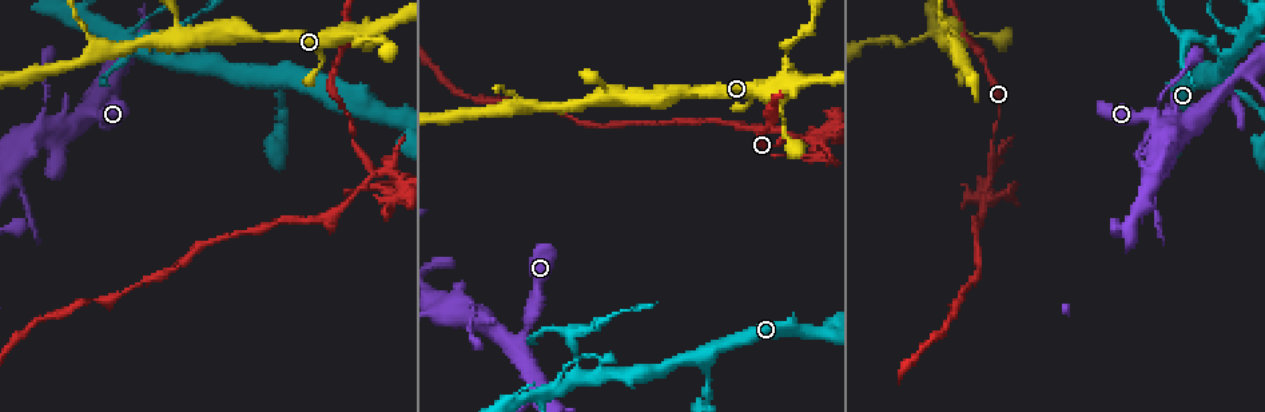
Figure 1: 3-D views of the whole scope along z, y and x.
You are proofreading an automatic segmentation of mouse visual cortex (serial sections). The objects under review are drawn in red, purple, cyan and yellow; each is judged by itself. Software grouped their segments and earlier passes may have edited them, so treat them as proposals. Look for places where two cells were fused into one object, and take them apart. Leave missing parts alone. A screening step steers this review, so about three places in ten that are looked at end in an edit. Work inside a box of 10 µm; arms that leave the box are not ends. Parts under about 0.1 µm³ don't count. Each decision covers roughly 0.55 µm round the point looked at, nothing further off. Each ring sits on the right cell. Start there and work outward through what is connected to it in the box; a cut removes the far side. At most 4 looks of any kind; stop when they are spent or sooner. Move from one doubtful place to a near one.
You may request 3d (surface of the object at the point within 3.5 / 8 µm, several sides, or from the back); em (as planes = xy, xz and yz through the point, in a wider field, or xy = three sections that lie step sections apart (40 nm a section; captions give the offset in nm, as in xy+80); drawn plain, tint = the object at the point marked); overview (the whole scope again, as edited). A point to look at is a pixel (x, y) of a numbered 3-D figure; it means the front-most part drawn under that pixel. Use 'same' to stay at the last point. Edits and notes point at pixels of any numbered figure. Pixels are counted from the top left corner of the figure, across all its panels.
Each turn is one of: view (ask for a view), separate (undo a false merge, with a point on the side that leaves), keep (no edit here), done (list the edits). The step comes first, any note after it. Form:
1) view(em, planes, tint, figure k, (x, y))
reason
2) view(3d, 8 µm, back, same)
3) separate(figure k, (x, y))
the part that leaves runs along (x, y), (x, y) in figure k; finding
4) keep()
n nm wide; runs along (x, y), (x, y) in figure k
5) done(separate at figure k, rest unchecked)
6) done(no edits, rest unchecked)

view(3d, 3.5 µm, figure 1, (790, 79))
three arms meet

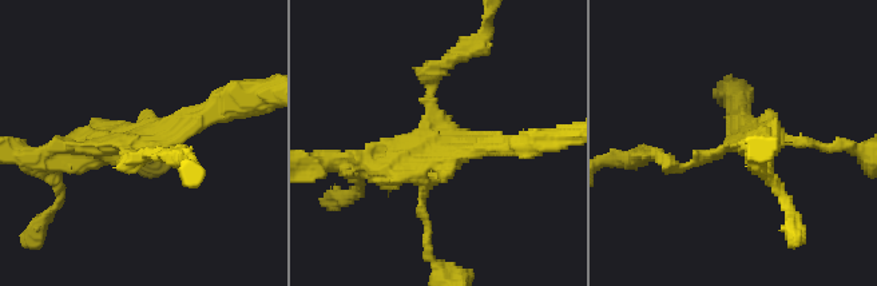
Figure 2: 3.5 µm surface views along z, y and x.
keep()
runs along (62, 159), (163, 138), (217, 110) in figure 2; all the same cell

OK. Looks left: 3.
view(3d, 3.5 µm, figure 1, (993, 170))
branch point

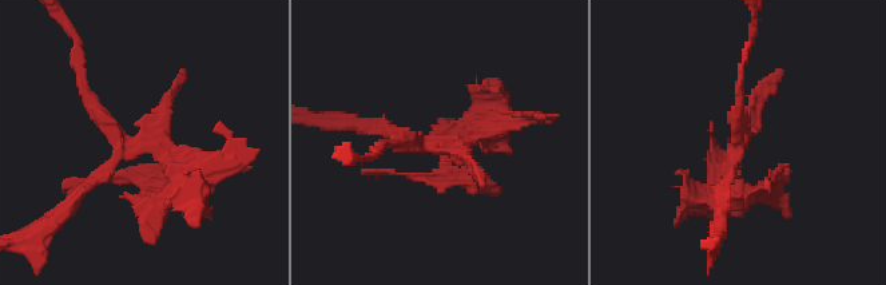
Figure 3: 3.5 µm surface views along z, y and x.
view(em, planes, tint, figure 3, (733, 139))

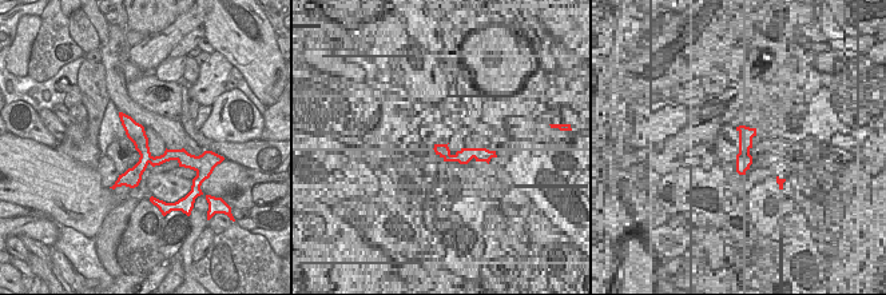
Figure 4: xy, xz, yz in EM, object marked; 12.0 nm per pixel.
separate(figure 3, (445, 169))
the part that leaves runs along (128, 145), (174, 162), (140, 216) in figure 3; a second cell is stuck on

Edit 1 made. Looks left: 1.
done(separate at figure 3, rest unchecked)

